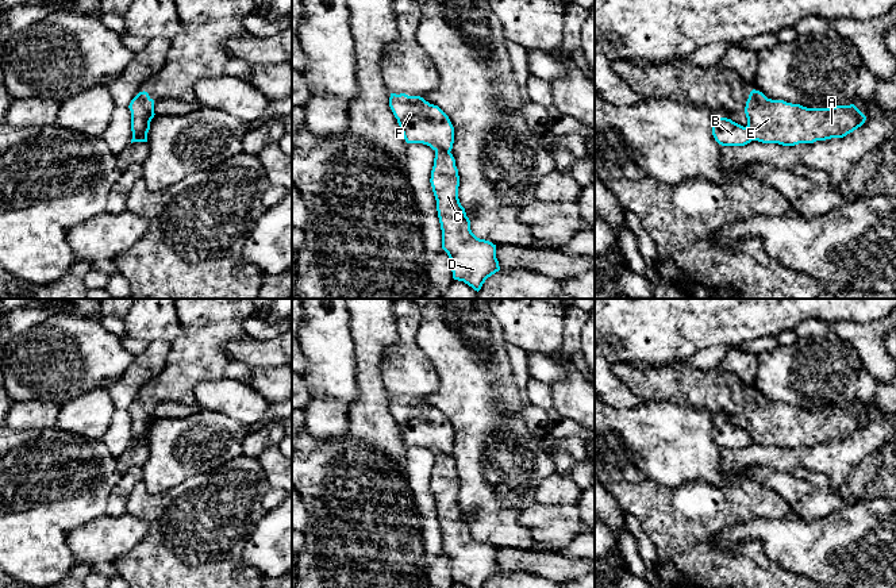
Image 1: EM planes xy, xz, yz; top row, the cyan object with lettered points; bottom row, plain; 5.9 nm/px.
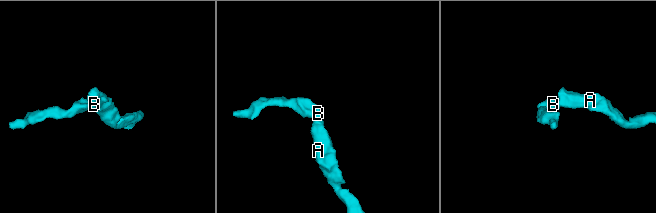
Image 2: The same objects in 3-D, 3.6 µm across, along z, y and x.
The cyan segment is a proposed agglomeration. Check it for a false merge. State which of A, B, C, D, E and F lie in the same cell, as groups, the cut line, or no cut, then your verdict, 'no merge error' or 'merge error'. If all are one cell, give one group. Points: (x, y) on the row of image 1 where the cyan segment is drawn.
A C D E / B F; cut in xy along (133, 133), (137, 135), (146, 134); merge error

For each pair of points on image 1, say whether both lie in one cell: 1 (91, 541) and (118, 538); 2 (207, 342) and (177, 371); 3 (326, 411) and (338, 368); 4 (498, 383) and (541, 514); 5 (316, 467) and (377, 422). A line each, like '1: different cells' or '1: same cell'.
1: same cell
2: same cell
3: same cell
4: different cells
5: different cells

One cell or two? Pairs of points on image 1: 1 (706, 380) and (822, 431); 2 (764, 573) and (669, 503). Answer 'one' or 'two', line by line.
1: one
2: one

